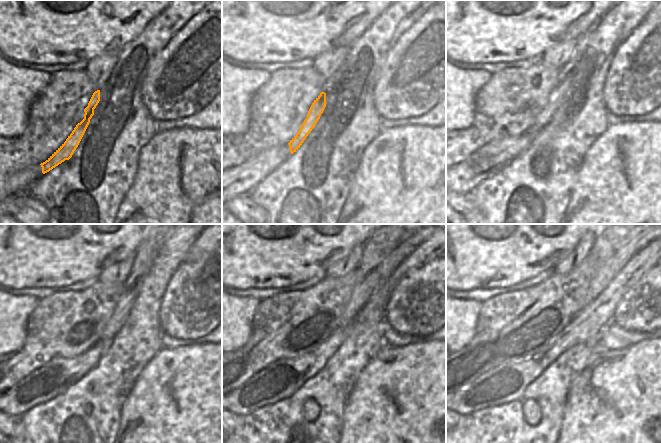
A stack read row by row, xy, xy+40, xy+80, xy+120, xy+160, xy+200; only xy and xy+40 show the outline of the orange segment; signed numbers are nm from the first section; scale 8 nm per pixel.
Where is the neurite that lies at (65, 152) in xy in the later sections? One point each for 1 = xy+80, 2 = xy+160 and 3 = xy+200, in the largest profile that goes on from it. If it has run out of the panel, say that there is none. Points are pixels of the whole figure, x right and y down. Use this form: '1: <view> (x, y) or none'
1: xy+80 (544, 117)
2: xy+160 (390, 245)
3: xy+200 (617, 244)

